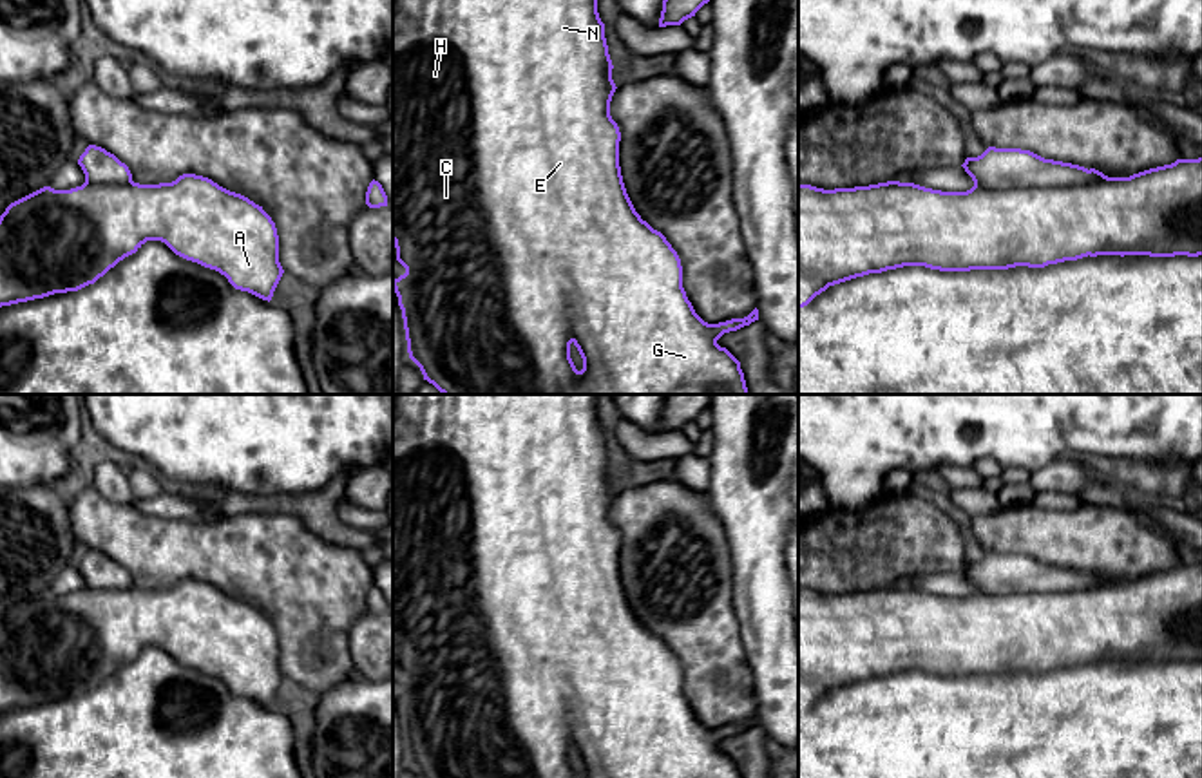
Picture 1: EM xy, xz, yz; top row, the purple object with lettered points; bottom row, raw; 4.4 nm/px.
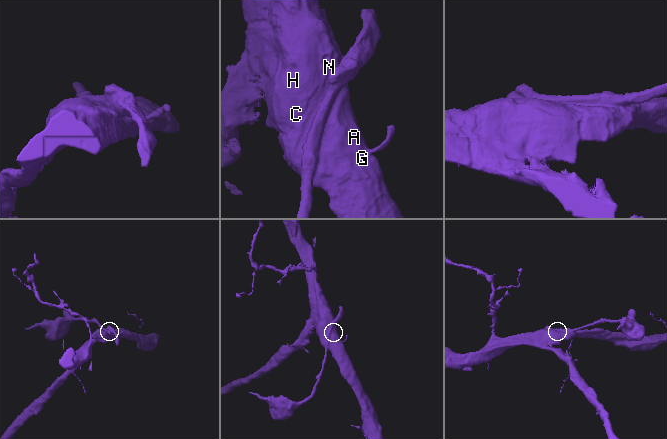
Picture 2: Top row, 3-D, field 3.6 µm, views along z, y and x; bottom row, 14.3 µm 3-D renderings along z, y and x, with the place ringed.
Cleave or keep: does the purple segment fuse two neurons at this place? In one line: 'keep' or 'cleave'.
keep

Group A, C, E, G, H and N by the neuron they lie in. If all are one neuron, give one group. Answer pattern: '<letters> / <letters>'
A C E G H N

